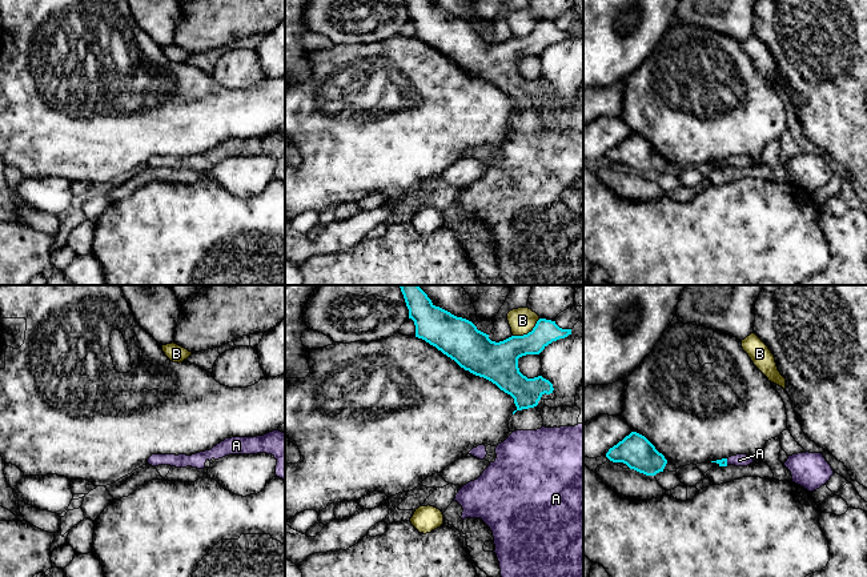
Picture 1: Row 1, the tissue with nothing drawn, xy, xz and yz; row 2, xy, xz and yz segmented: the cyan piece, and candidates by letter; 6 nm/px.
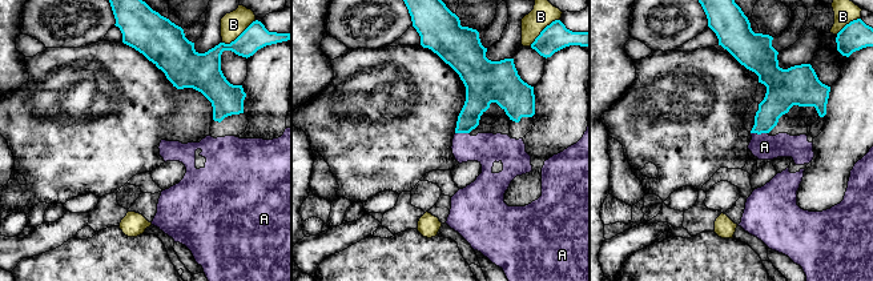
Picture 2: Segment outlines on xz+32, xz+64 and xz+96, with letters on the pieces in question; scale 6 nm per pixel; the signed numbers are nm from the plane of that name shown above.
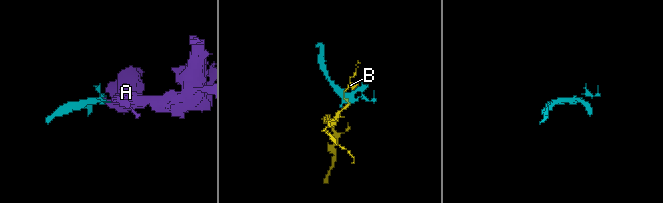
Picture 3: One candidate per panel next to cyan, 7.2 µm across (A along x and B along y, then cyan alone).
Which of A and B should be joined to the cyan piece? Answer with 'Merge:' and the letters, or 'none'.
Merge: A

